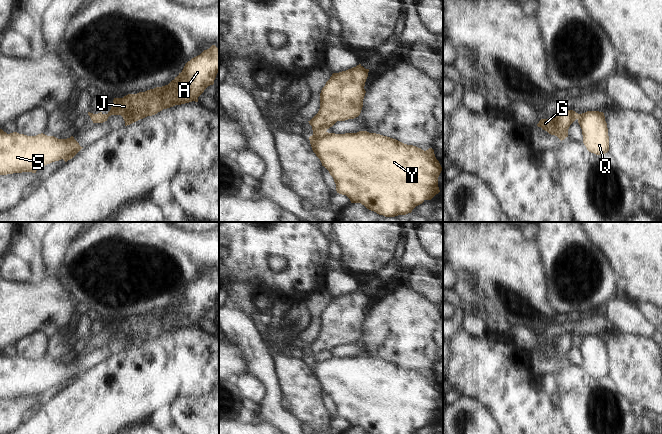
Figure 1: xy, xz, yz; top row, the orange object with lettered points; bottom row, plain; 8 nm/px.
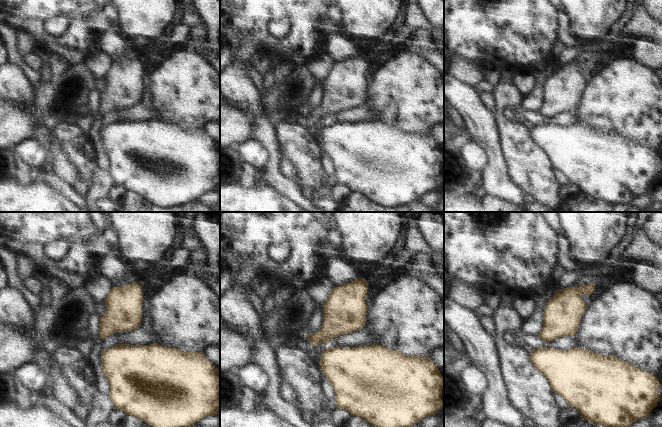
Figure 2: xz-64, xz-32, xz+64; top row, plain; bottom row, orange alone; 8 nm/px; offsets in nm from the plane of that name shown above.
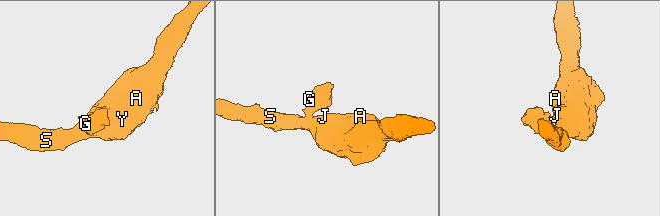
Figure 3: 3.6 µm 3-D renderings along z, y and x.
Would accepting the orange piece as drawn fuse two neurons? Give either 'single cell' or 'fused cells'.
fused cells

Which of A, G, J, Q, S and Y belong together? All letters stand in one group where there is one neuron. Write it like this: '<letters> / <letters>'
A J Q S Y / G

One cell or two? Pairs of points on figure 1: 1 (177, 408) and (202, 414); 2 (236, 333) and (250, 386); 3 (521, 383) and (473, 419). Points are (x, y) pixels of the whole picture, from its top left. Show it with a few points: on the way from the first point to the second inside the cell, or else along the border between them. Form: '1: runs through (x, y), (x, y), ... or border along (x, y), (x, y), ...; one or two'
1: runs through (183, 408), (191, 407), (196, 412); one
2: border along (247, 372), (253, 375), (265, 388); two
3: border along (467, 396), (481, 403), (497, 423); two

